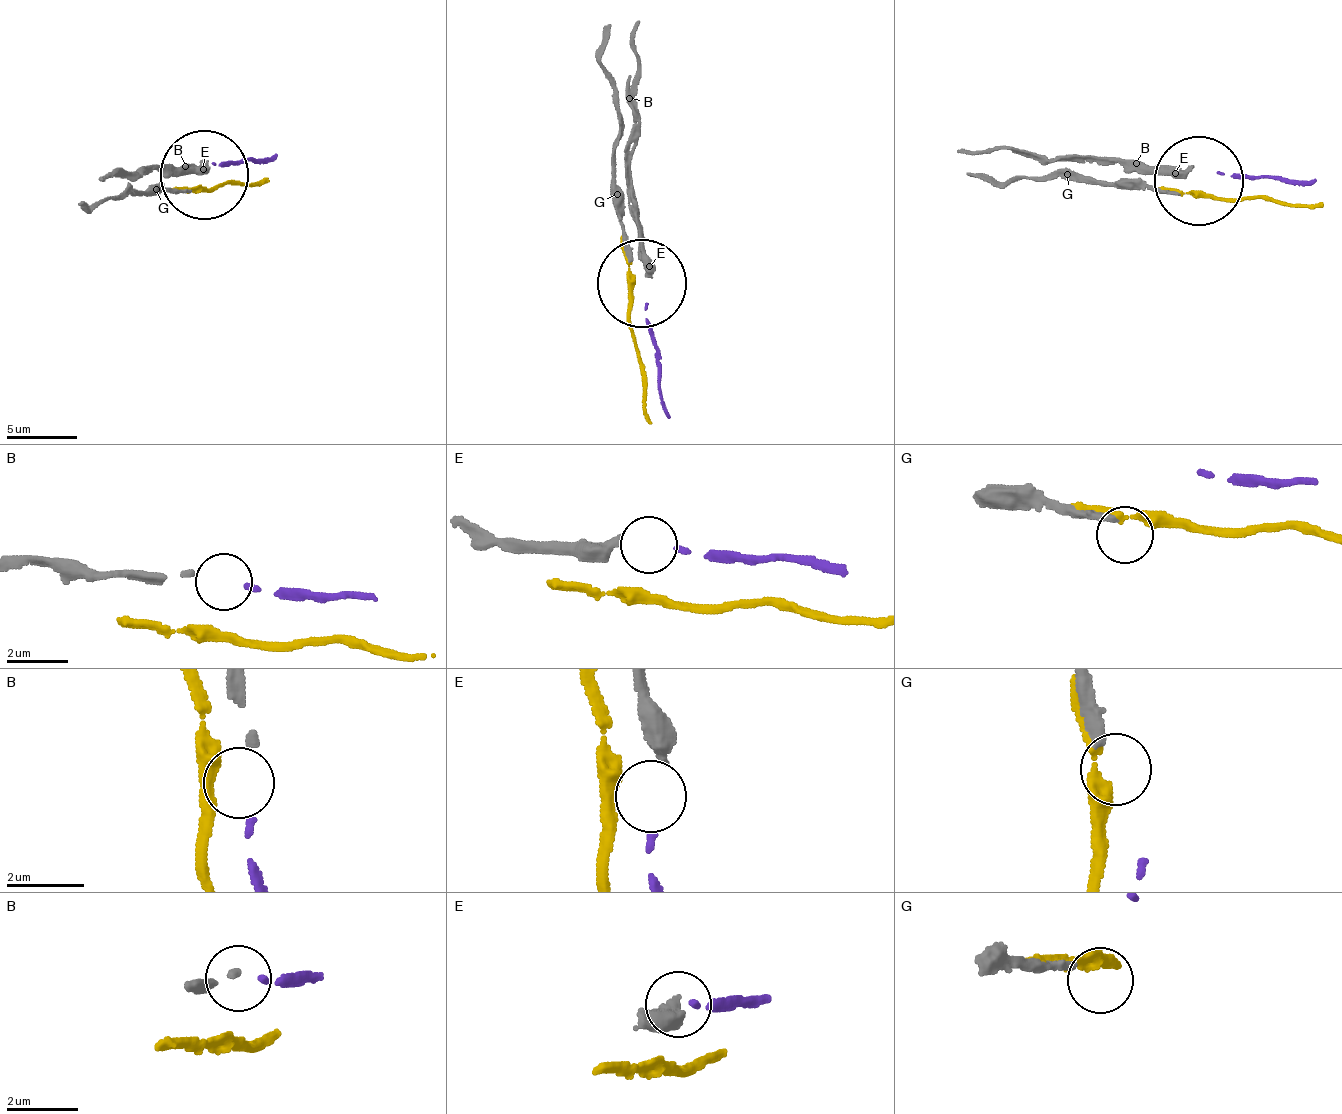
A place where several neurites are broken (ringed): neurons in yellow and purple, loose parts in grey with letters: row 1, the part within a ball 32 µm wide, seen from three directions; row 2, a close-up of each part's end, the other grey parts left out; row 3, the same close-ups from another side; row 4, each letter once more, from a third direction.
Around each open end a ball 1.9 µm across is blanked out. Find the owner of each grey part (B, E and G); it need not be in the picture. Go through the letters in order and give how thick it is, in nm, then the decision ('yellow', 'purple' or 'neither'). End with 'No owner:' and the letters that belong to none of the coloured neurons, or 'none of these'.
B: calibre 160 nm; neither
E: calibre 320 nm; purple
G: calibre 280 nm; neither
No owner: B, G

